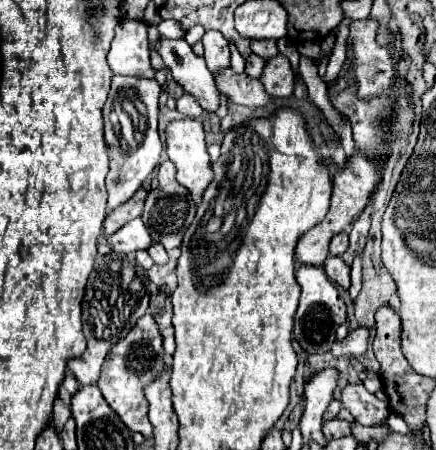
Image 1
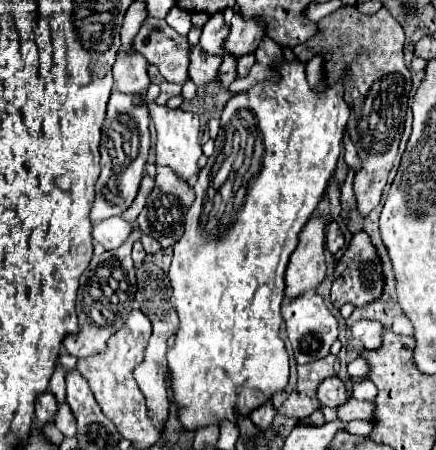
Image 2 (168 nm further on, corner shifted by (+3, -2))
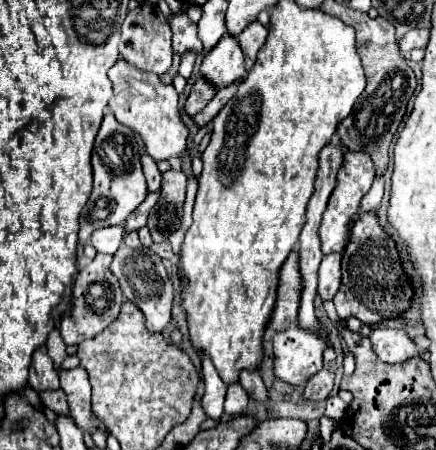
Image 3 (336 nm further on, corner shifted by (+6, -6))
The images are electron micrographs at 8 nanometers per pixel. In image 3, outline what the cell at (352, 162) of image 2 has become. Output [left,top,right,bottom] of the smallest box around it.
[318,150,374,254]

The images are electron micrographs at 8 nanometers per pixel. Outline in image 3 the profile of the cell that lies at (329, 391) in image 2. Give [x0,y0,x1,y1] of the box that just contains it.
[304,370,334,400]

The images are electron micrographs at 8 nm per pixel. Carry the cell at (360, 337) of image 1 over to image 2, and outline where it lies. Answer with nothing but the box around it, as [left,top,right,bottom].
[351,320,383,350]

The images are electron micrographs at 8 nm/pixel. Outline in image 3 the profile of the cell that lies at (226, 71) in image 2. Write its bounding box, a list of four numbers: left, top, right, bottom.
[184,78,216,116]

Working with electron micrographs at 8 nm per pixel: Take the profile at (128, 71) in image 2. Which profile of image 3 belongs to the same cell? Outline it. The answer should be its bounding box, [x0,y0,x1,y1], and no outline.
[108,60,188,160]

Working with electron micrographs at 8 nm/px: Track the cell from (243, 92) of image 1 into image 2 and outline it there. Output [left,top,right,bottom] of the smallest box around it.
[189,46,223,88]

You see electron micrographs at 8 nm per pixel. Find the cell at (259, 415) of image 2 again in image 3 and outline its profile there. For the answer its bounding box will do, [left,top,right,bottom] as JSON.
[240,370,268,402]

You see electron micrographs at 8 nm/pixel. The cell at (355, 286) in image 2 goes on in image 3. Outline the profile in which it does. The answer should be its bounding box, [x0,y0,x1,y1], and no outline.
[334,212,414,324]

